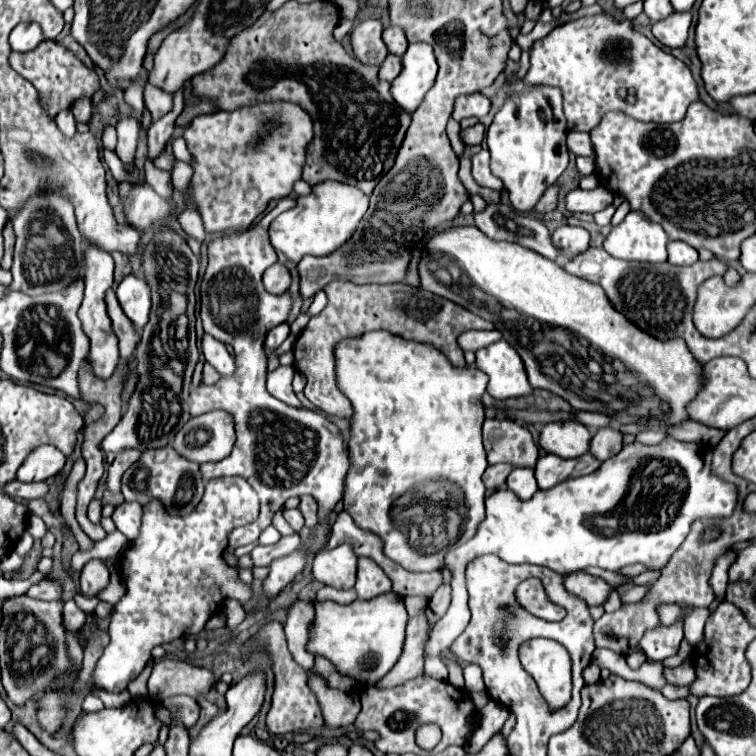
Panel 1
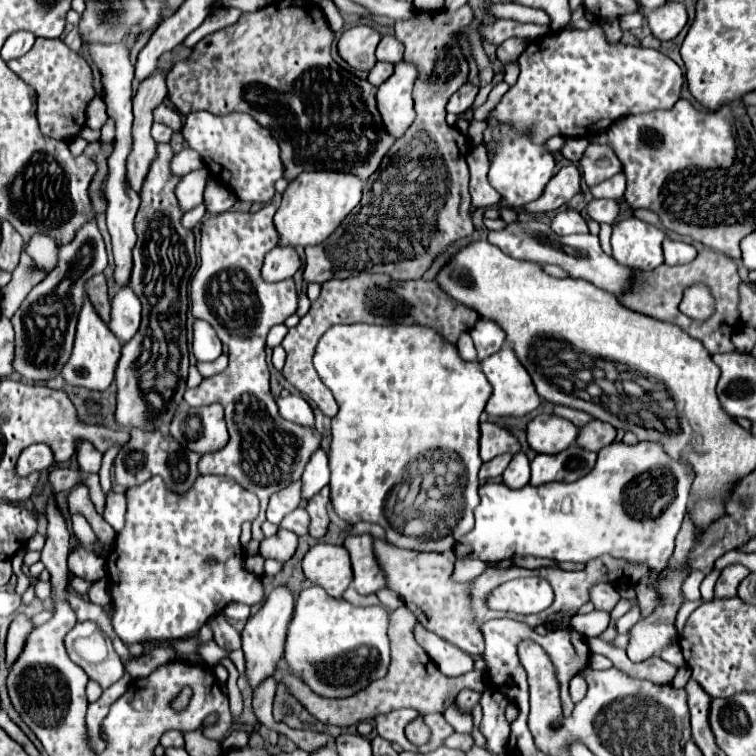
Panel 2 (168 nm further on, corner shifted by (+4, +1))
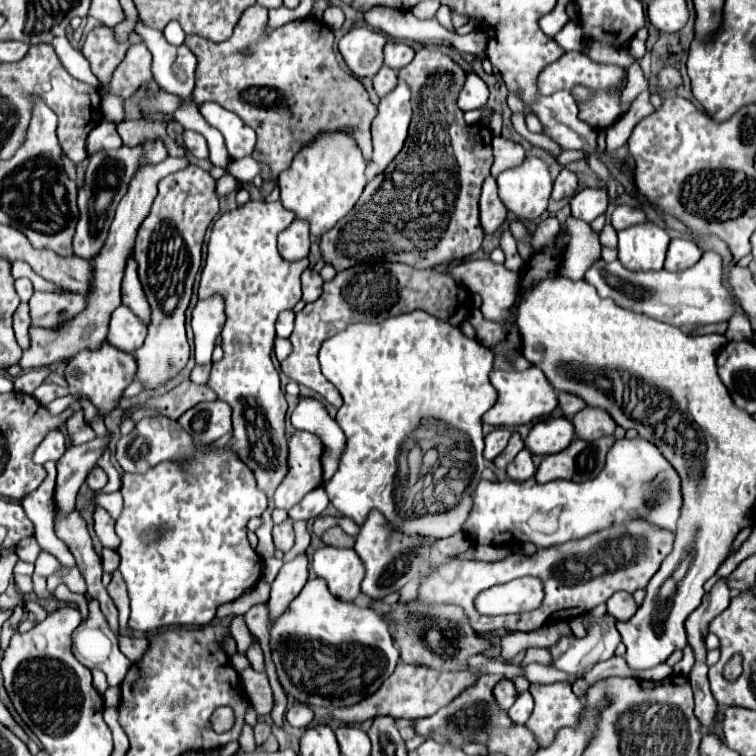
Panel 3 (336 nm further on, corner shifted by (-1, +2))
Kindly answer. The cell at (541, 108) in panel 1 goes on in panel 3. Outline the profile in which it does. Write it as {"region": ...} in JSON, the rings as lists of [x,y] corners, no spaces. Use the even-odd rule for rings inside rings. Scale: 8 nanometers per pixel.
{"region":[[[527,158],[523,166],[497,176],[499,198],[517,220],[537,220],[547,210],[551,184],[547,164],[539,158]]]}

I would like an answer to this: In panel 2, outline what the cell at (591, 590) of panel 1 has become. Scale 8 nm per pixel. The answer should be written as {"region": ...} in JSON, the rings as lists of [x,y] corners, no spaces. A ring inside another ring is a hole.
{"region":[[[596,583],[590,587],[590,601],[600,611],[612,611],[614,605],[618,603],[618,599],[620,599],[620,595],[610,583]]]}

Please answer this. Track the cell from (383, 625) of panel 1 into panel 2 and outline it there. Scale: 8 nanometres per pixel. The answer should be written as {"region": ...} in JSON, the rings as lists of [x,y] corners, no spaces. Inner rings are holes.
{"region":[[[322,587],[304,589],[296,601],[286,637],[284,661],[322,697],[350,697],[368,683],[382,679],[390,663],[388,611],[380,605],[354,607],[344,599],[330,597]]]}

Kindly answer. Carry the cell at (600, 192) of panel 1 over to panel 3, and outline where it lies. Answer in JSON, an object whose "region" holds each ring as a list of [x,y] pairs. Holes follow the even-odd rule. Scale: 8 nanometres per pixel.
{"region":[[[621,204],[611,214],[611,224],[615,230],[625,230],[625,228],[631,228],[631,226],[643,224],[643,222],[649,222],[649,220],[647,220],[647,214],[639,206]]]}

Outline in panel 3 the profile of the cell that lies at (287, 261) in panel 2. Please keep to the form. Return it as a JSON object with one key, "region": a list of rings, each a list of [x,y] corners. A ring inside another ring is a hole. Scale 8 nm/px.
{"region":[[[295,218],[281,234],[279,234],[279,252],[287,260],[307,258],[309,254],[309,222]]]}

